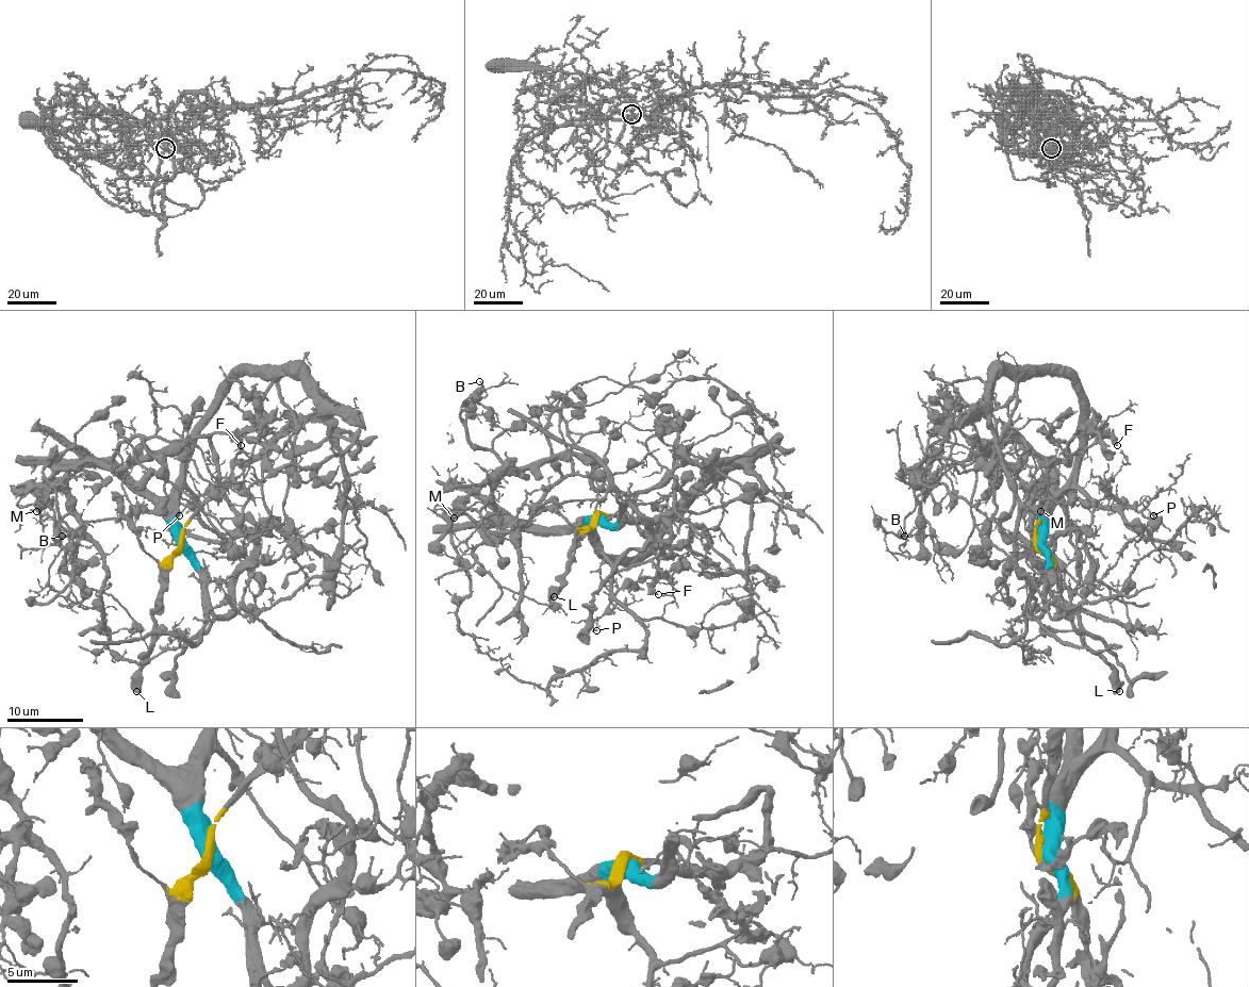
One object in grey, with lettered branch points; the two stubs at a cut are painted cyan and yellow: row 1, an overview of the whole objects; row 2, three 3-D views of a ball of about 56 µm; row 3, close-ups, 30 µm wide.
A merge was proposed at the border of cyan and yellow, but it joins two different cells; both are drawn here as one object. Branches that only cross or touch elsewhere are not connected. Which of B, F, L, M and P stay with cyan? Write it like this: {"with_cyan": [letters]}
{"with_cyan": ["B", "M", "P"]}

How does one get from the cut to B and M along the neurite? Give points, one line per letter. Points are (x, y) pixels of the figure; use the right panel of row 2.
B: (1037, 546), (1051, 478), (1022, 449), (1001, 462), (972, 447), (948, 464), (923, 493), (925, 529), (904, 535)
M: (1037, 546), (1037, 529), (1049, 507), (1051, 478), (1047, 466), (1047, 476), (1035, 486), (1032, 516), (1041, 510)

